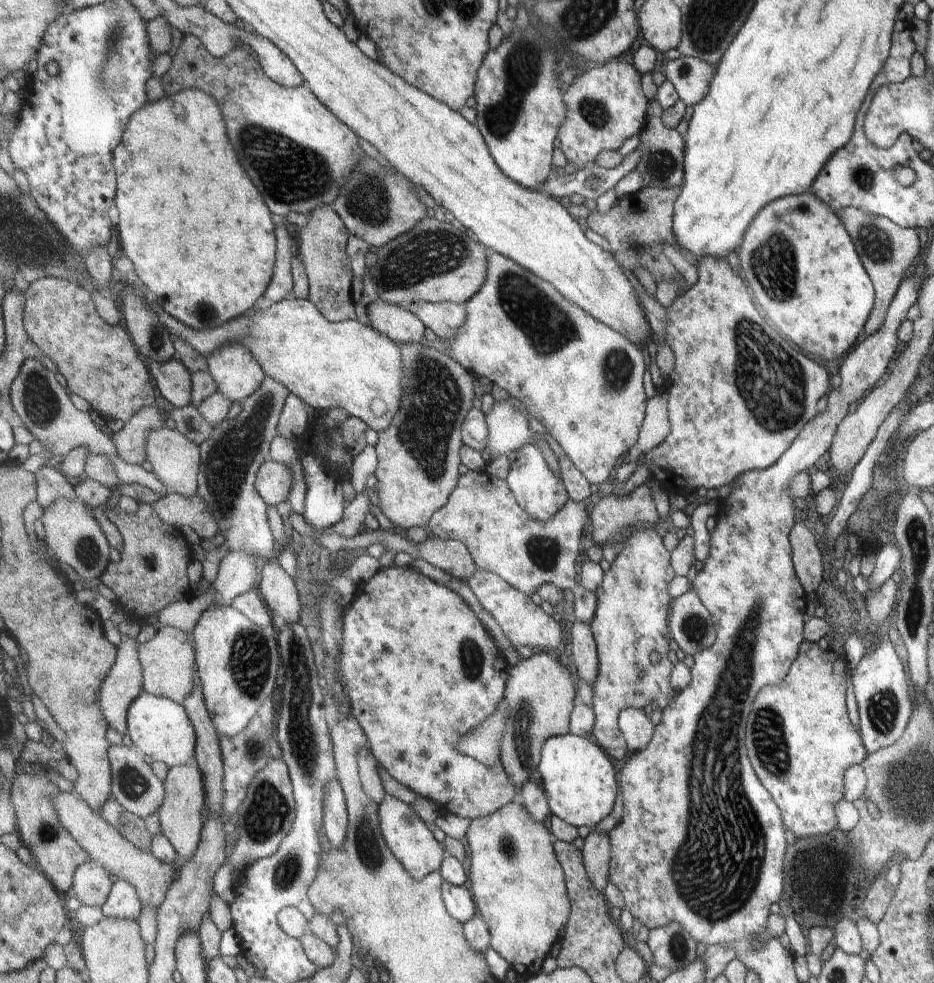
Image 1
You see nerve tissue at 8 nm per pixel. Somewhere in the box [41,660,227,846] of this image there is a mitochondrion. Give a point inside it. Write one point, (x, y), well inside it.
(132, 782)

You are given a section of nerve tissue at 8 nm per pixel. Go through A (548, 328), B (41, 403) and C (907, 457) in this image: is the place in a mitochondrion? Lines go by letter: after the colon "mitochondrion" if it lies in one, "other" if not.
A: mitochondrion
B: mitochondrion
C: other

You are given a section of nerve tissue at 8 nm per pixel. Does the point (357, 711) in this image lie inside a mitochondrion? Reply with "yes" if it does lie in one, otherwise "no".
no

